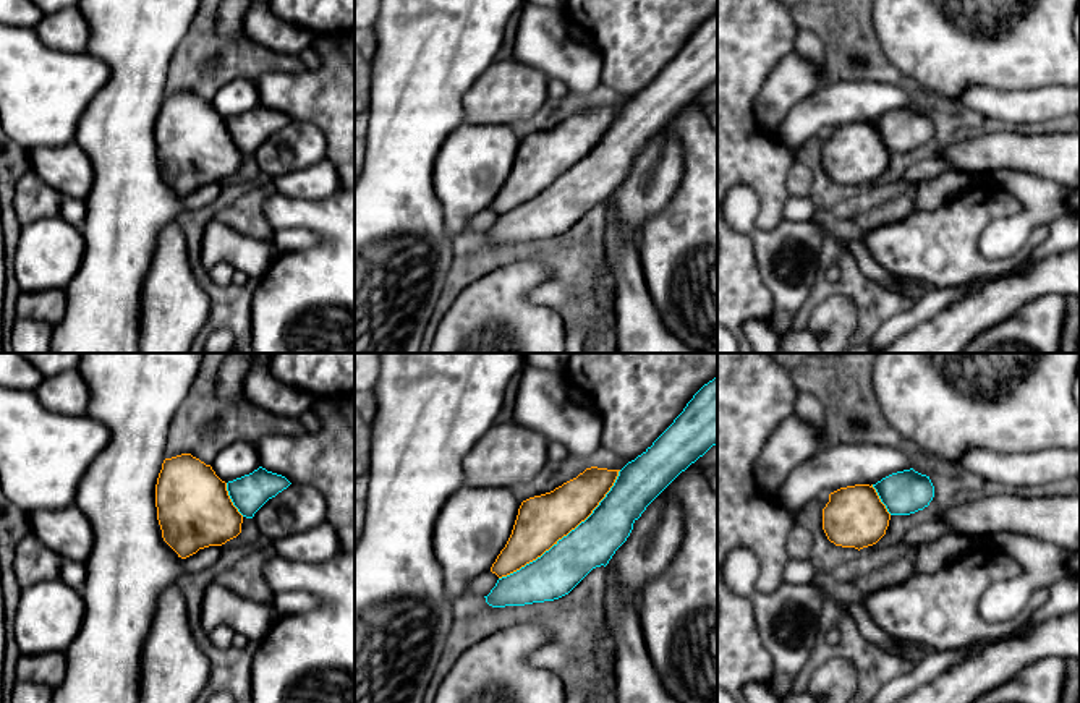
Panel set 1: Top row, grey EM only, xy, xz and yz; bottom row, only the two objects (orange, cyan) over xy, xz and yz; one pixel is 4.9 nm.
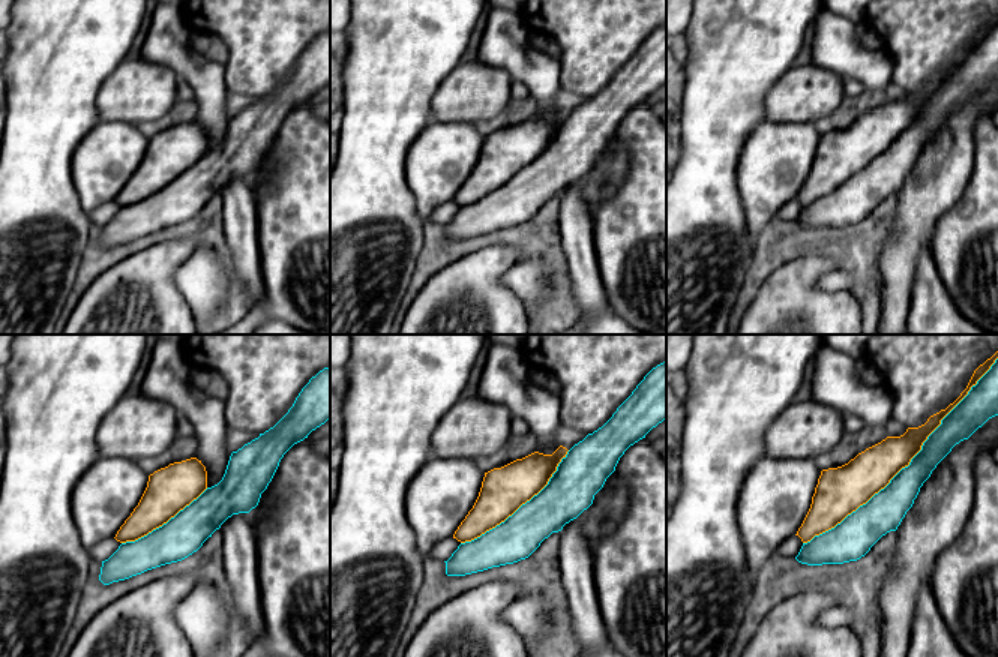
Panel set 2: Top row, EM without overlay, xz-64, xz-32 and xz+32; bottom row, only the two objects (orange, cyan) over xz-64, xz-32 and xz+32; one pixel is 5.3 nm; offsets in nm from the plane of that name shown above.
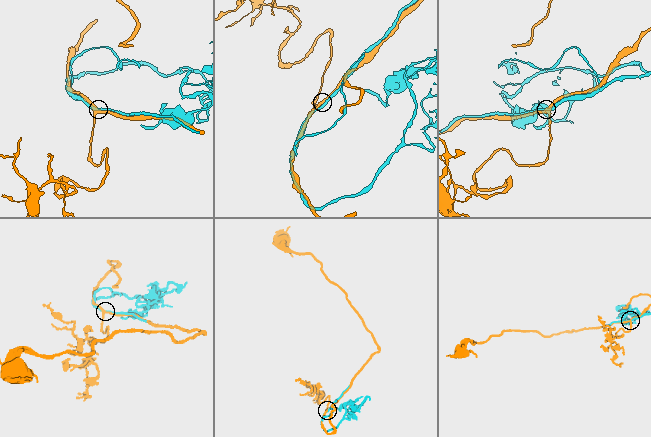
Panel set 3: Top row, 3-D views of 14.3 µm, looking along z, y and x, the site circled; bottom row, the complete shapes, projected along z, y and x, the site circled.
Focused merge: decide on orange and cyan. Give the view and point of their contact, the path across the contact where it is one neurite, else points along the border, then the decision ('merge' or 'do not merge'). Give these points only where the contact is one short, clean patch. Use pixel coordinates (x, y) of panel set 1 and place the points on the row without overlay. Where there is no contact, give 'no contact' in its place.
contact xz (565, 172); merge

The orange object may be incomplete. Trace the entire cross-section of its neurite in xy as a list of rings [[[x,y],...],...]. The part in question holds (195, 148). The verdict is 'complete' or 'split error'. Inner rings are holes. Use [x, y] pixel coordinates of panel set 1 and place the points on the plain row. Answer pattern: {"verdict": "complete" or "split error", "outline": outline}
{"verdict": "split error", "outline": [[[191,91],[165,96],[155,121],[162,175],[181,196],[222,183],[241,170],[244,154],[253,156],[290,121],[262,104],[225,120]]]}

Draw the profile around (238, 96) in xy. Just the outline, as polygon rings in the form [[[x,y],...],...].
[[[238,78],[222,86],[210,104],[222,118],[228,120],[253,110],[261,100],[256,83]]]

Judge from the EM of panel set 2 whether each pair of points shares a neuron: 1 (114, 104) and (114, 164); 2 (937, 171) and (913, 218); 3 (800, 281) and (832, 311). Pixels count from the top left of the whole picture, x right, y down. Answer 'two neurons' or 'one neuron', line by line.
1: two neurons
2: one neuron
3: one neuron

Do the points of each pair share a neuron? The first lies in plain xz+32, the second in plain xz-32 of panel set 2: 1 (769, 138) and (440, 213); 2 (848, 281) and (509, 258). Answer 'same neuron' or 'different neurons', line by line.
1: different neurons
2: different neurons

